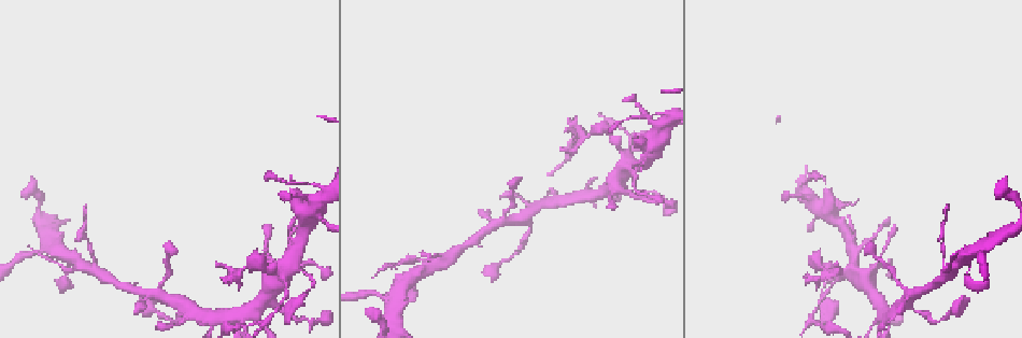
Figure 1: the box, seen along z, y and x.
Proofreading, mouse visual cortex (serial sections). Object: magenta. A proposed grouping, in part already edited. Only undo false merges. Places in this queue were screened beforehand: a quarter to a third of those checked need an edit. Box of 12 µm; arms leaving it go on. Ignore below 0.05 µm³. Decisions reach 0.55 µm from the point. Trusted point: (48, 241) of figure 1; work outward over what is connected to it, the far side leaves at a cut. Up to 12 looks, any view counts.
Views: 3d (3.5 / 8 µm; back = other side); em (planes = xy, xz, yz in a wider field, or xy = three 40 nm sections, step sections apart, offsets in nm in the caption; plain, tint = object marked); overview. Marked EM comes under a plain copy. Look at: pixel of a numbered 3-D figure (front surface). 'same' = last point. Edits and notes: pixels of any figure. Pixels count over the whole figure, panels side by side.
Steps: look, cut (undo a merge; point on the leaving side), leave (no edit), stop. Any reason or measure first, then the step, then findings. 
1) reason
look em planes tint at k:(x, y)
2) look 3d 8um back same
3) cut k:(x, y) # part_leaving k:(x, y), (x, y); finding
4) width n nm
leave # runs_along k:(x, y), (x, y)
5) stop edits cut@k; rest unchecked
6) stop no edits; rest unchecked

thin neck
look 3d 3.5um at 1:(70, 257)

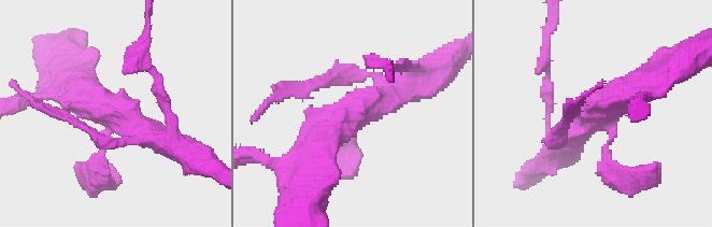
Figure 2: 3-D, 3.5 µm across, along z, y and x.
arms 3; arm_widths 150, 400, 400 nm; need the tissue
look em xy step 2 tint at 2:(109, 110)

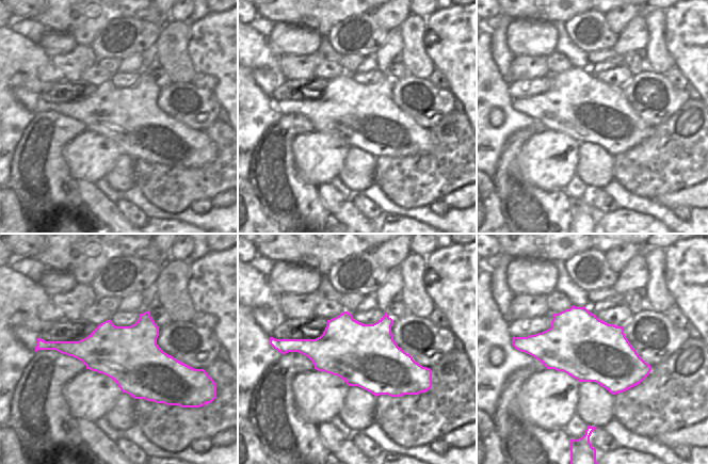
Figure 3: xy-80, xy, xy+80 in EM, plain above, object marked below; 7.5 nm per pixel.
leave # runs_along 2:(310, 167), (353, 114), (406, 89); one cell here

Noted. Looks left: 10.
sudden change in width
look 3d 8um at 1:(526, 217)

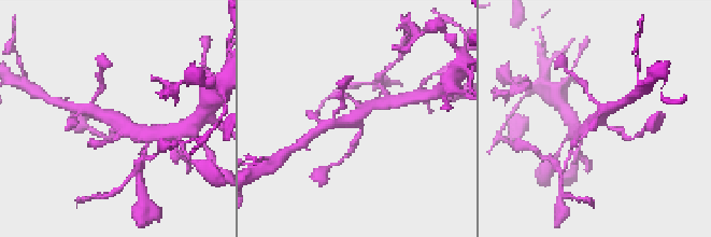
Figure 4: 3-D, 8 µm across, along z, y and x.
shape alone is not enough
look em xy step 3 tint at 4:(115, 120)

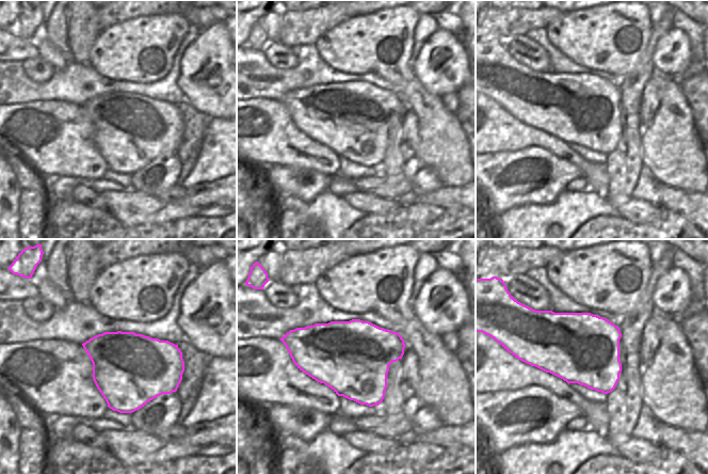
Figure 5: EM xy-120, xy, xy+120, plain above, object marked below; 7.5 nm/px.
leave # one cell here

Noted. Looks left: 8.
look 3d 3.5um at 1:(578, 197)

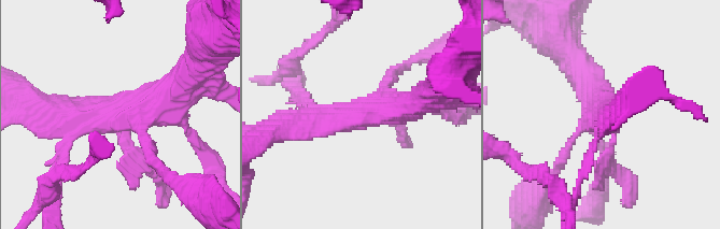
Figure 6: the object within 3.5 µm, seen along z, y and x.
arm_widths 150, 150, 350, 400 nm
leave # runs_along 6:(293, 128), (422, 100); one cell here

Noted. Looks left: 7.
sharp bend
look 3d 8um at 1:(239, 275)

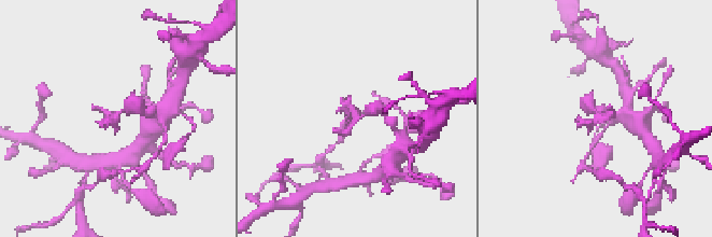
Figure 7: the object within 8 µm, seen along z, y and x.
look 3d 3.5um at 7:(115, 118)

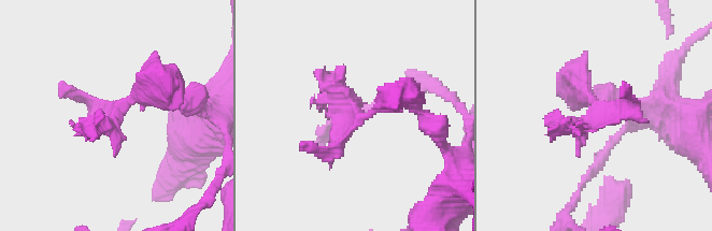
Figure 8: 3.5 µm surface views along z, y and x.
now the EM
look em xy step 2 tint at 8:(117, 115)

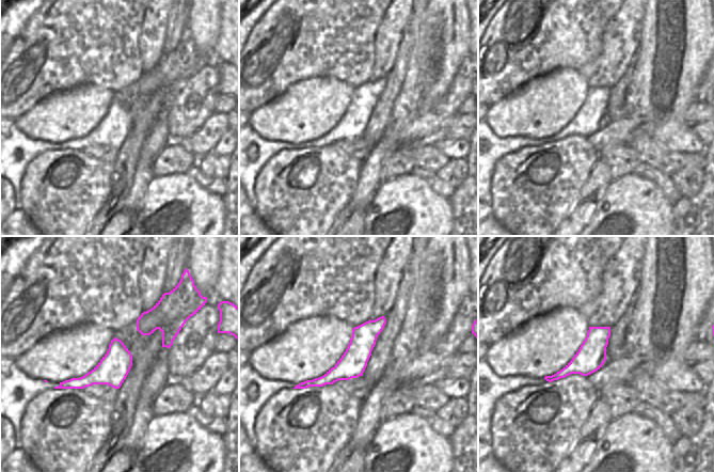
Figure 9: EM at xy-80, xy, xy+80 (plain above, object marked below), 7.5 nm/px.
cut 8:(582, 136) # part_leaving 8:(596, 101), (587, 124), (549, 130); two cells meet here

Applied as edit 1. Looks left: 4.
thick turns thin
look 3d 3.5um at 1:(634, 176)

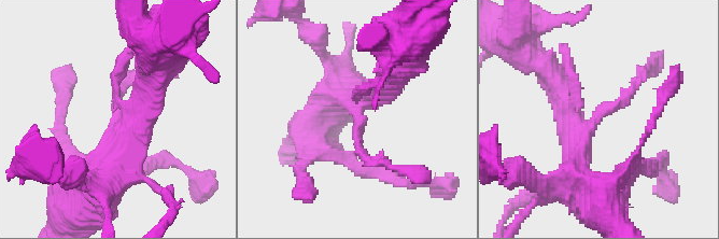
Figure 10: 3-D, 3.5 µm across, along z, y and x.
look em xy step 3 tint at 10:(117, 116)

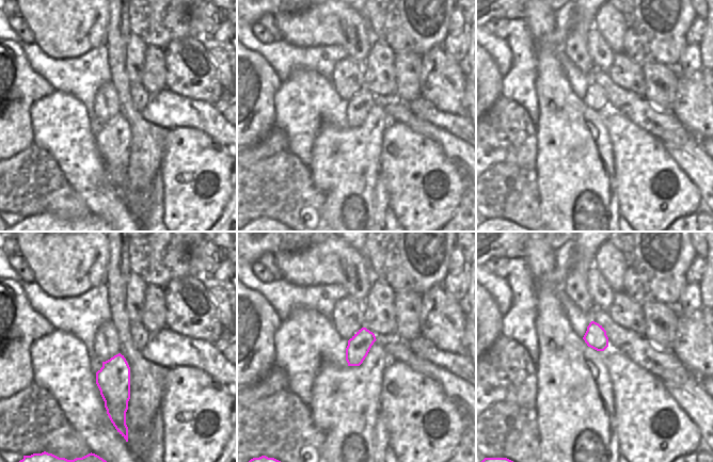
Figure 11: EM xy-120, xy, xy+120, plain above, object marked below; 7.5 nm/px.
leave # runs_along 10:(574, 178), (577, 138), (643, 75); one cell here

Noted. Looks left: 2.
stop edits cut@8; rest unchecked

